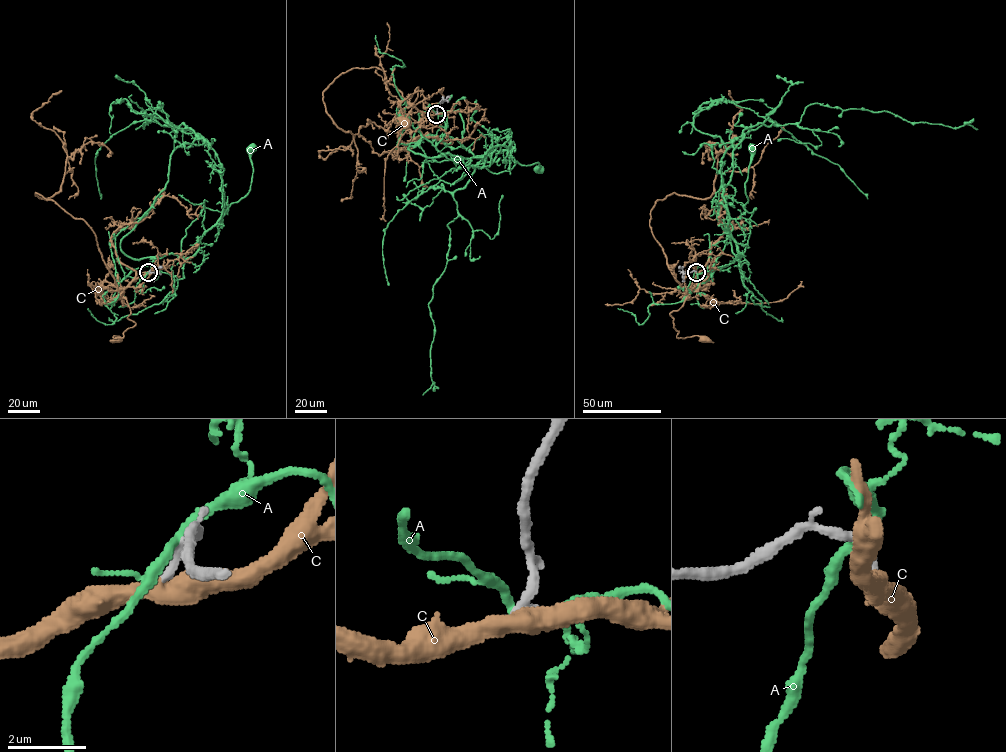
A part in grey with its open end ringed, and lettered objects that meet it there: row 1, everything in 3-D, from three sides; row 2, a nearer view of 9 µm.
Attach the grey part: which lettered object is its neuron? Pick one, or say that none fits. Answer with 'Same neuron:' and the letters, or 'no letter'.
Same neuron: C

